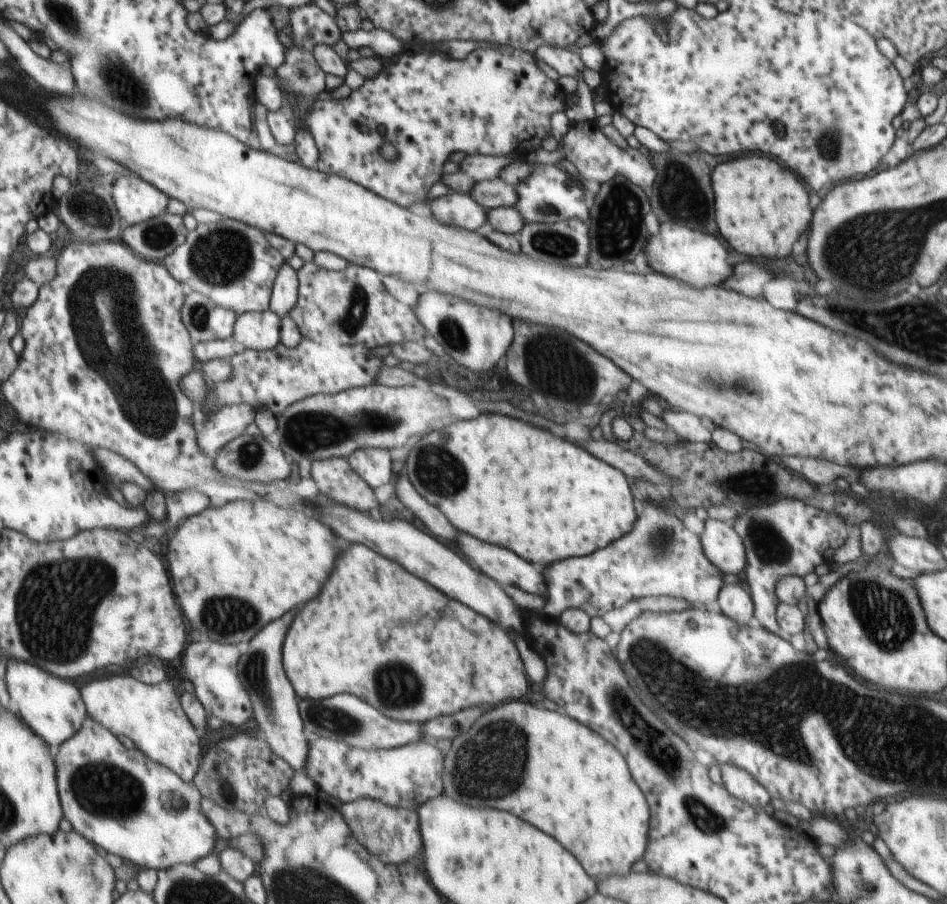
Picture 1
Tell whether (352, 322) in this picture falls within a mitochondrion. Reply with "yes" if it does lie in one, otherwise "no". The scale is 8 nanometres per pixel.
yes

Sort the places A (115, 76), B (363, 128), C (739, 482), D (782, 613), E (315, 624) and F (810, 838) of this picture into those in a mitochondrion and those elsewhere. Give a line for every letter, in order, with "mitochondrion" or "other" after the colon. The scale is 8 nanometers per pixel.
A: mitochondrion
B: mitochondrion
C: other
D: other
E: other
F: other

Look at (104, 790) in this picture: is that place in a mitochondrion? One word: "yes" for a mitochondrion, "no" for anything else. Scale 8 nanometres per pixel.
yes

